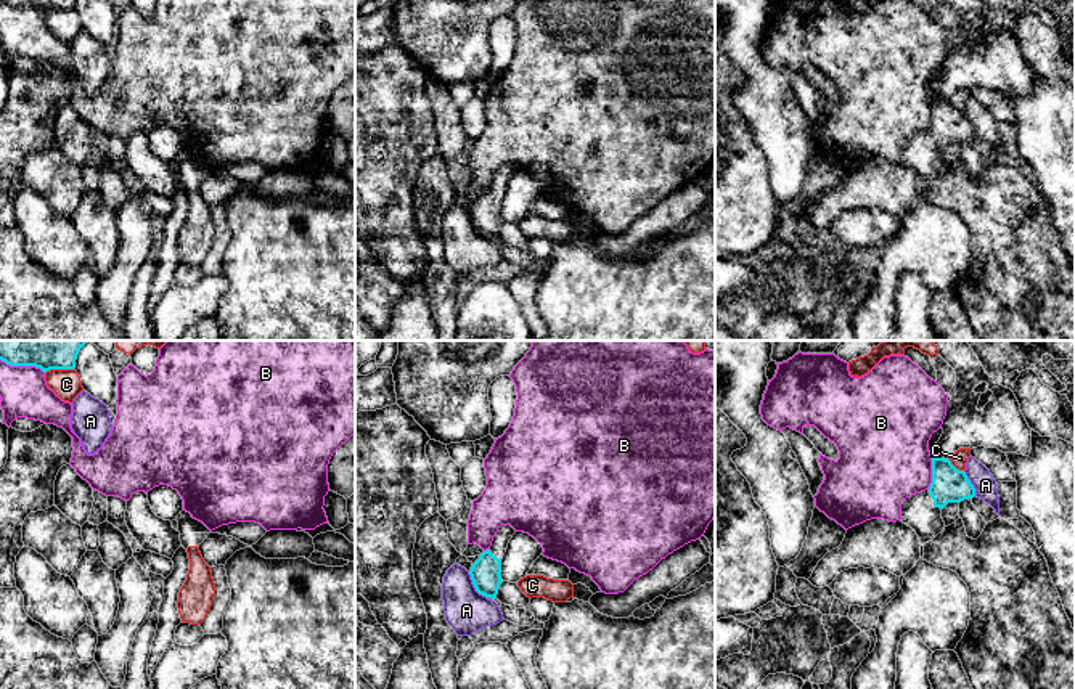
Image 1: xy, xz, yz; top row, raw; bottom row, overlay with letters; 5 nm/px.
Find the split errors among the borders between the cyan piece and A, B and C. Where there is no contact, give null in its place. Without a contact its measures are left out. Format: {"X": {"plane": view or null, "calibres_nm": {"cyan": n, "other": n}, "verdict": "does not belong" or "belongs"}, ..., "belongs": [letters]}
{"A": {"plane": "xz", "calibres_nm": {"cyan": 150, "other": 220}, "verdict": "does not belong"}, "B": {"plane": "yz", "calibres_nm": {"cyan": 180, "other": 440}, "verdict": "does not belong"}, "C": {"plane": "xy", "calibres_nm": {"cyan": 60, "other": 150}, "verdict": "does not belong"}, "belongs": []}

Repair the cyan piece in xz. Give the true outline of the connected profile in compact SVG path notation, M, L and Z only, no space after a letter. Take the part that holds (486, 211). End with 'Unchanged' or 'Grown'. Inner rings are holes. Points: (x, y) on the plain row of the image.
M501 165L493 177L492 186L484 191L472 204L469 215L476 231L485 238L497 239L501 220L501 199L508 183L516 170L511 165Z. Grown

